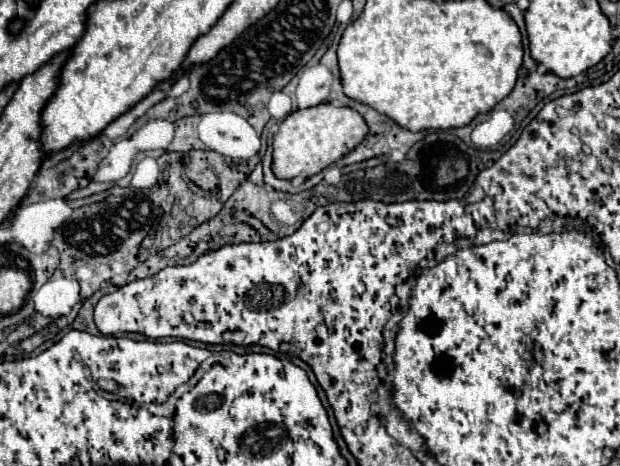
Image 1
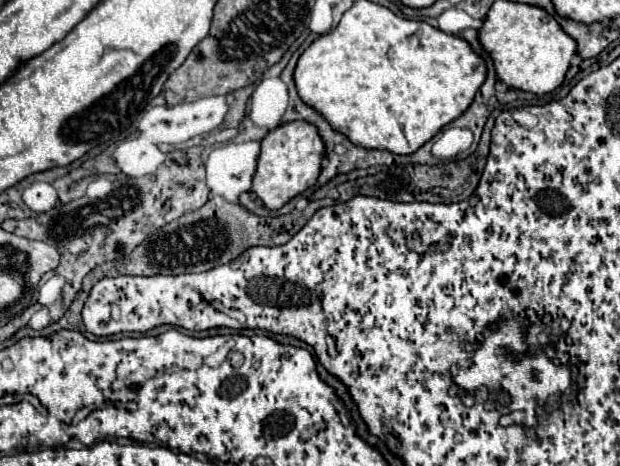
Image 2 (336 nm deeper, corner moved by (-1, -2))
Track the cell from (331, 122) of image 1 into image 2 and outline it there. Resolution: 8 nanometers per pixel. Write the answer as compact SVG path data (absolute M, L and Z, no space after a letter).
M287 122L261 140L261 152L257 158L257 172L253 176L251 192L263 202L267 210L279 210L291 198L305 192L317 182L317 174L321 170L321 160L325 156L325 144L321 142L317 130L309 126L309 122Z

